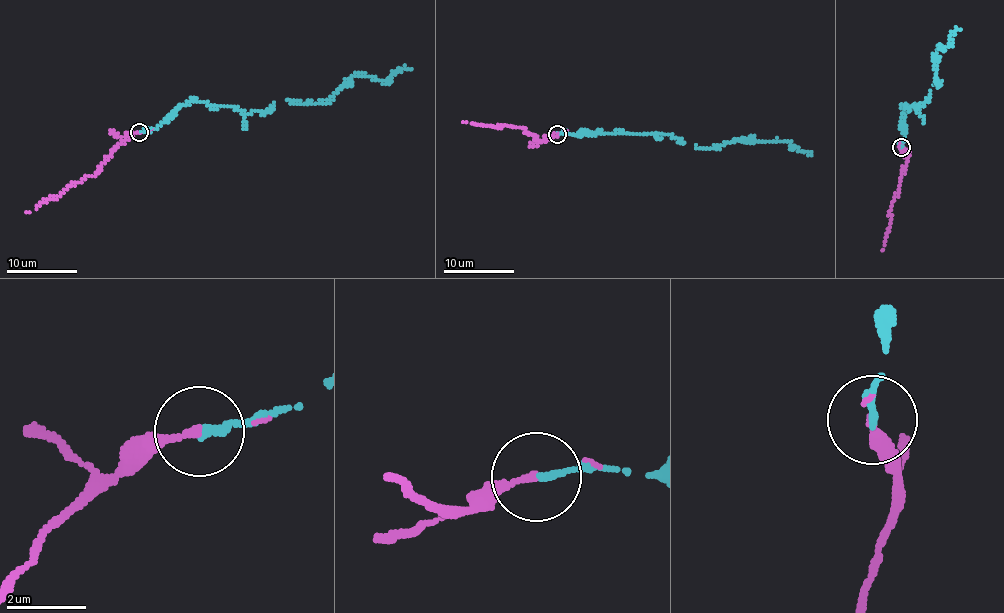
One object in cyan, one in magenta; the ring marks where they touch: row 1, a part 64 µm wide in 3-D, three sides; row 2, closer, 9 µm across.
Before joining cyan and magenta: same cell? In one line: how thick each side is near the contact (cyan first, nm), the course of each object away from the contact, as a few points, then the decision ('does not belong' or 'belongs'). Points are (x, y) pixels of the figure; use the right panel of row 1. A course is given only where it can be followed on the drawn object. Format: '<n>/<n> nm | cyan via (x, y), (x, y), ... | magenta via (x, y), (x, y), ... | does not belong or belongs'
190/120 nm | cyan via (901, 147), (902, 107), (916, 104), (917, 108), (940, 84), (938, 48), (950, 44), (951, 36), (960, 28) | magenta via (901, 147), (906, 158), (888, 210), (891, 222), (883, 249) | belongs

